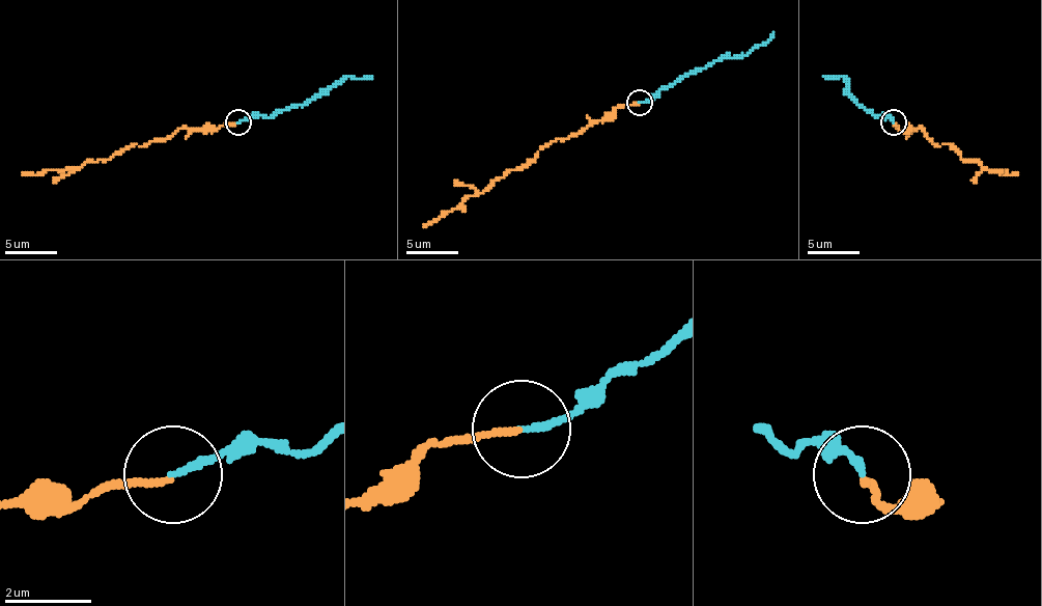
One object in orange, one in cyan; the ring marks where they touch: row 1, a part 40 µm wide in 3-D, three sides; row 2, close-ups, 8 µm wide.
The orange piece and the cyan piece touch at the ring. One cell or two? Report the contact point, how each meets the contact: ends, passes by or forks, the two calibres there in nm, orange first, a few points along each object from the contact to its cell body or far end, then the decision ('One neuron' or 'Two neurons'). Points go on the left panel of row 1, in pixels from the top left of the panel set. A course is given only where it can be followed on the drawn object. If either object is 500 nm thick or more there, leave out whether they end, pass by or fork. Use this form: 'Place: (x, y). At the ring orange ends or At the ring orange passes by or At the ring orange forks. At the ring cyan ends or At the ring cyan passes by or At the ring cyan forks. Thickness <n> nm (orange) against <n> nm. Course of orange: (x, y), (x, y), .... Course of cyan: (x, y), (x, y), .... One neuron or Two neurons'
Place: (237, 122). At the ring orange ends. At the ring cyan ends. Thickness 140 nm (orange) against 160 nm. Course of orange: (237, 122), (212, 131), (180, 128), (165, 138), (141, 146), (134, 143), (79, 167), (35, 174), (22, 172). Course of cyan: (237, 122), (260, 115), (271, 117), (289, 107), (305, 105), (351, 76), (362, 79), (372, 76). Two neurons

